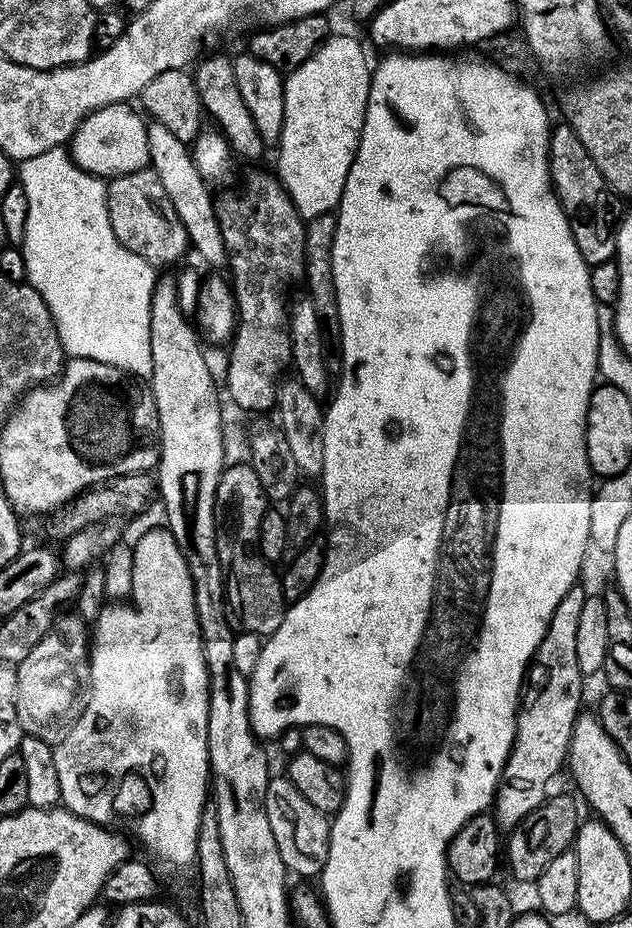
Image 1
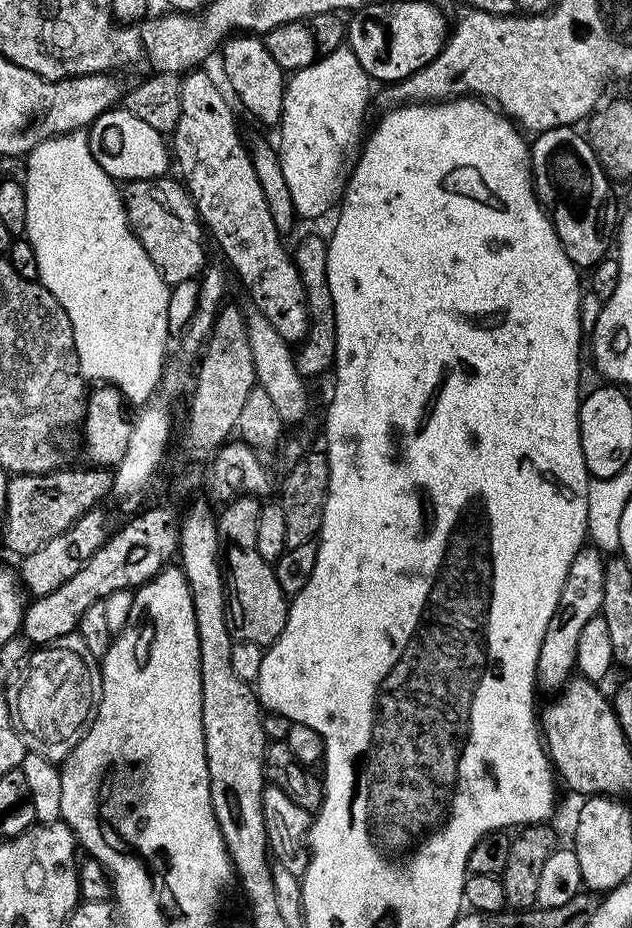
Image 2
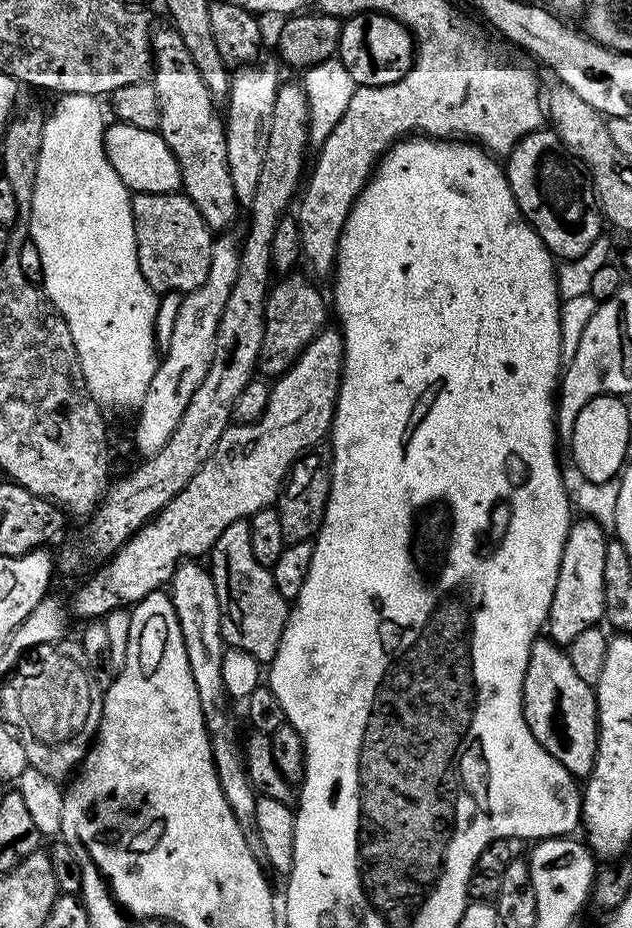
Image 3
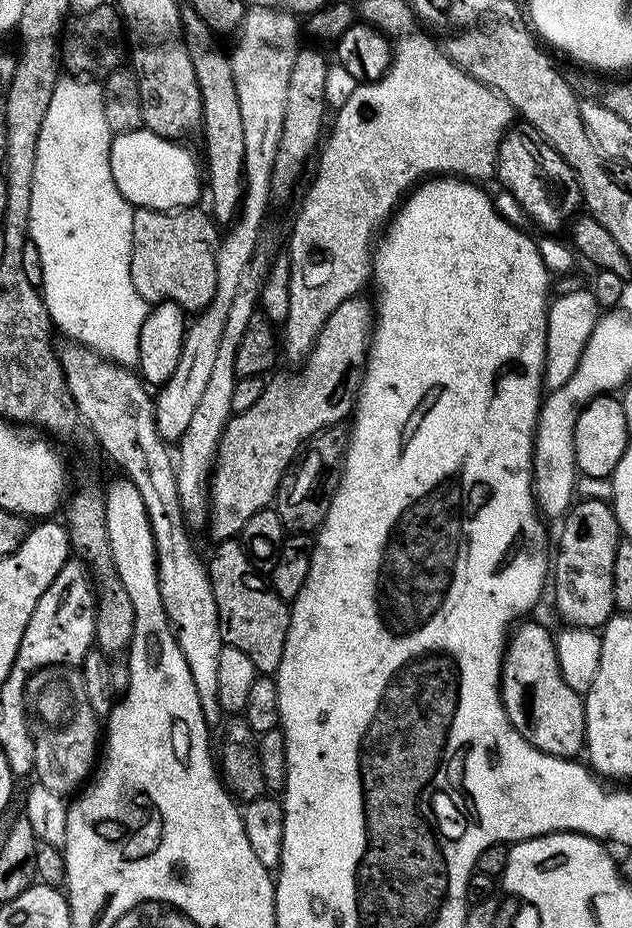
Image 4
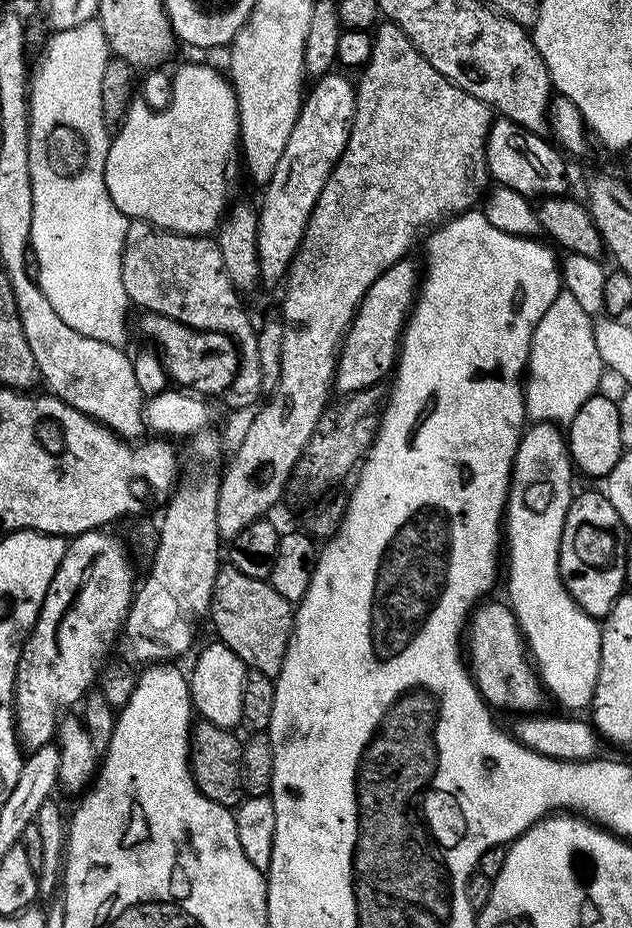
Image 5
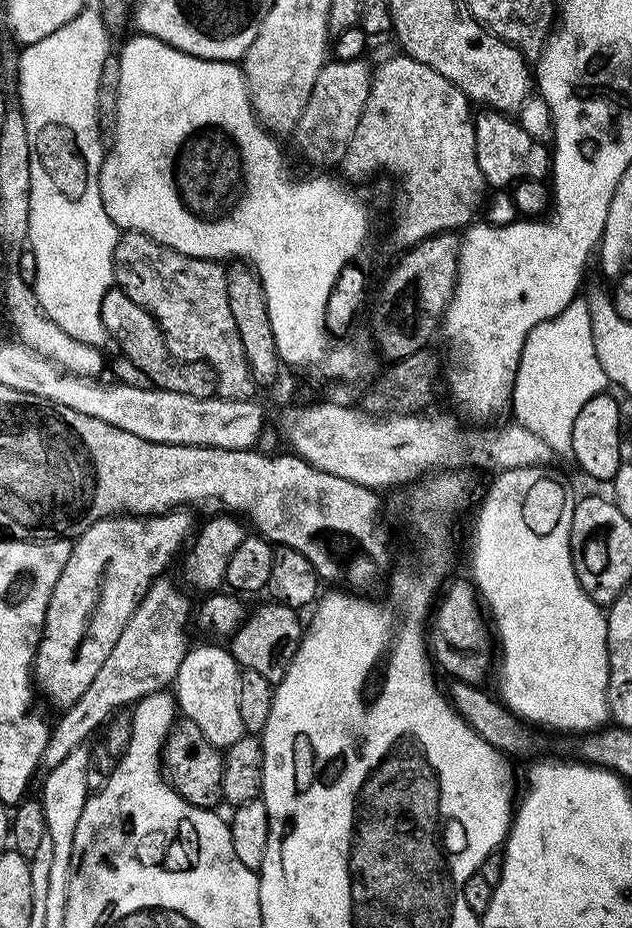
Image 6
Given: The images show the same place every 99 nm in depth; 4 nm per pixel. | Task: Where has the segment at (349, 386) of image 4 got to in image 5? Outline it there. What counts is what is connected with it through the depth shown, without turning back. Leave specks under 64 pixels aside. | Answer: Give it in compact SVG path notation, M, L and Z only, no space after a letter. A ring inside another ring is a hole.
M405 258L386 269L360 299L338 353L334 377L337 393L361 392L363 388L379 385L384 371L395 369L404 326L418 295L418 268L410 261Z

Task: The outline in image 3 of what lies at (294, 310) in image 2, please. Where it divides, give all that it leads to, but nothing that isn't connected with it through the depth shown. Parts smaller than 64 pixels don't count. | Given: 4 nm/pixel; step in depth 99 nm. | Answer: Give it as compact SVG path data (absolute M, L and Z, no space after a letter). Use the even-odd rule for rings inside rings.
M165 26L152 38L154 71L150 77L156 88L159 108L160 137L180 163L180 188L184 195L198 206L198 214L213 230L228 230L236 220L236 211L242 208L234 194L234 182L230 178L230 166L226 158L225 117L216 109L217 101L202 82L186 42L176 33L176 29Z

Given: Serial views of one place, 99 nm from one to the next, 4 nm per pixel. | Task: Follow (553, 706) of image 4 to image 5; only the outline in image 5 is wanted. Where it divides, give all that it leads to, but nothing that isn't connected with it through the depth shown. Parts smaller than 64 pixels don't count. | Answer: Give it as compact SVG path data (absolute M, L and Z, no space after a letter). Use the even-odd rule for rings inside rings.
M491 600L476 605L466 628L466 652L470 657L470 671L476 682L476 689L493 709L505 708L506 711L512 712L511 714L539 713L543 709L540 707L544 704L544 696L546 700L546 689L541 681L537 665L530 659L524 633L520 631L520 624L512 613L511 607Z

